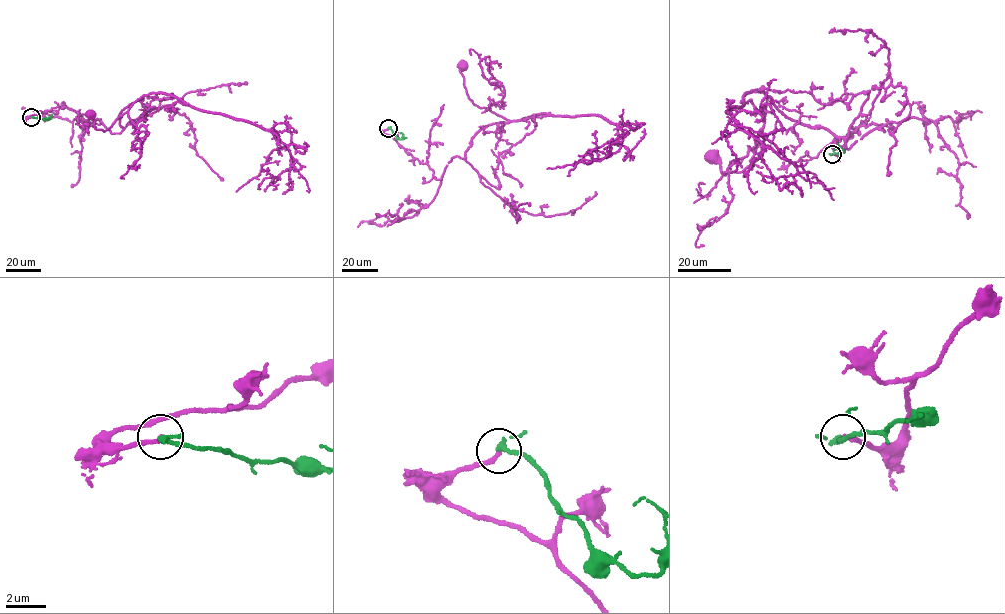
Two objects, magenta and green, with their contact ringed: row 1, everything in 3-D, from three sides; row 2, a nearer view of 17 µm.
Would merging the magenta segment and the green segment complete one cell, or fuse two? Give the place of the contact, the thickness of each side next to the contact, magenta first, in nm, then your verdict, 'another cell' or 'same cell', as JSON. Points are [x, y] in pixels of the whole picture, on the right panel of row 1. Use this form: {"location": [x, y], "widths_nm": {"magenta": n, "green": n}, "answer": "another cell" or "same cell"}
{"location": [832, 154], "widths_nm": {"magenta": 200, "green": 220}, "answer": "same cell"}

